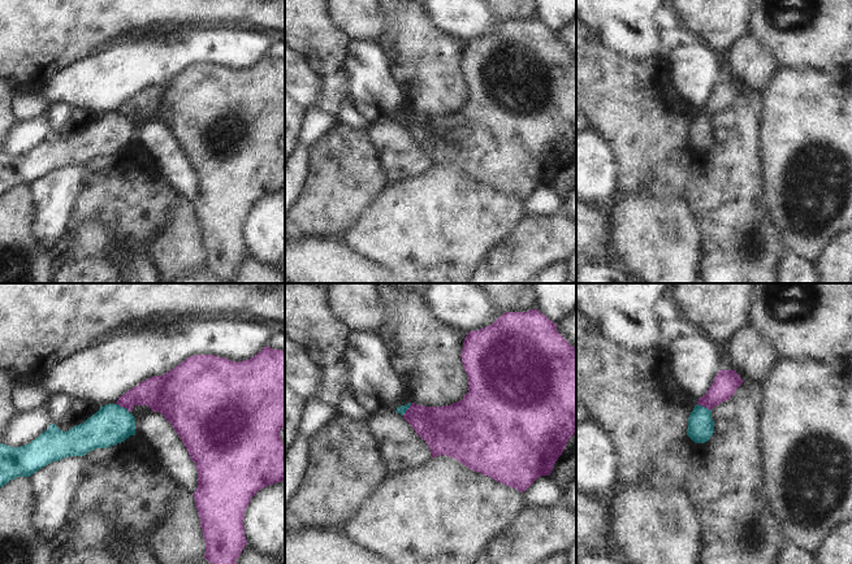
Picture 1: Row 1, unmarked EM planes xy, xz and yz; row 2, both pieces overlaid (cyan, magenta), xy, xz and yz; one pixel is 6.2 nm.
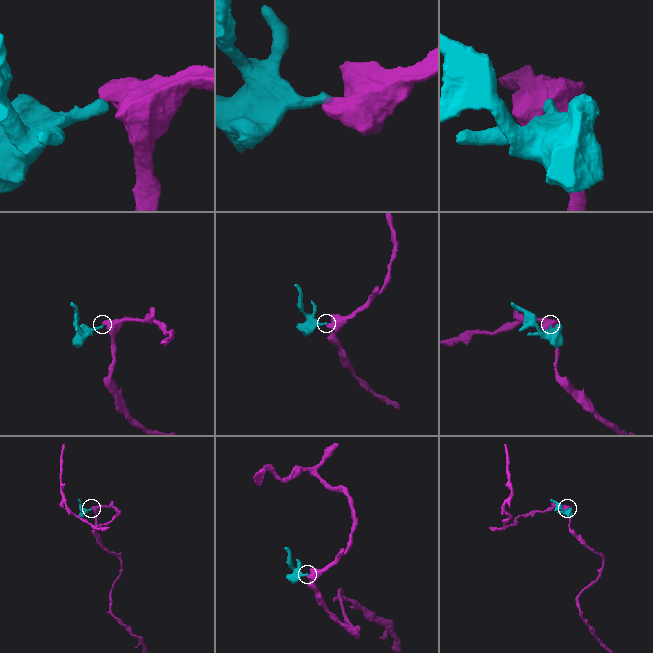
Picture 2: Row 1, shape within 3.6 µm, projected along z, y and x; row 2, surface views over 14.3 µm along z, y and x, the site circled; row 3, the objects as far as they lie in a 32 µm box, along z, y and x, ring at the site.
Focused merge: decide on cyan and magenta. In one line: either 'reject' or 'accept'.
reject

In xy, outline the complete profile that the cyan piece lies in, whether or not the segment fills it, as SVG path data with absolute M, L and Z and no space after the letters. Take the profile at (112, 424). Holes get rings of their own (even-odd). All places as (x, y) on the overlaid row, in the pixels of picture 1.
M105 404L83 424L75 425L68 431L60 430L55 424L49 424L49 428L29 444L10 447L0 443L0 487L17 477L30 477L52 461L69 456L85 456L95 448L108 448L124 442L130 435L135 435L134 416L118 404Z

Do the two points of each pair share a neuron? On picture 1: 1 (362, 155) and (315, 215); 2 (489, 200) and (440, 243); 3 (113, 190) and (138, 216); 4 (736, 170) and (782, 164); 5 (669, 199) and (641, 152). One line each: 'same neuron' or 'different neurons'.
1: same neuron
2: same neuron
3: same neuron
4: different neurons
5: different neurons

